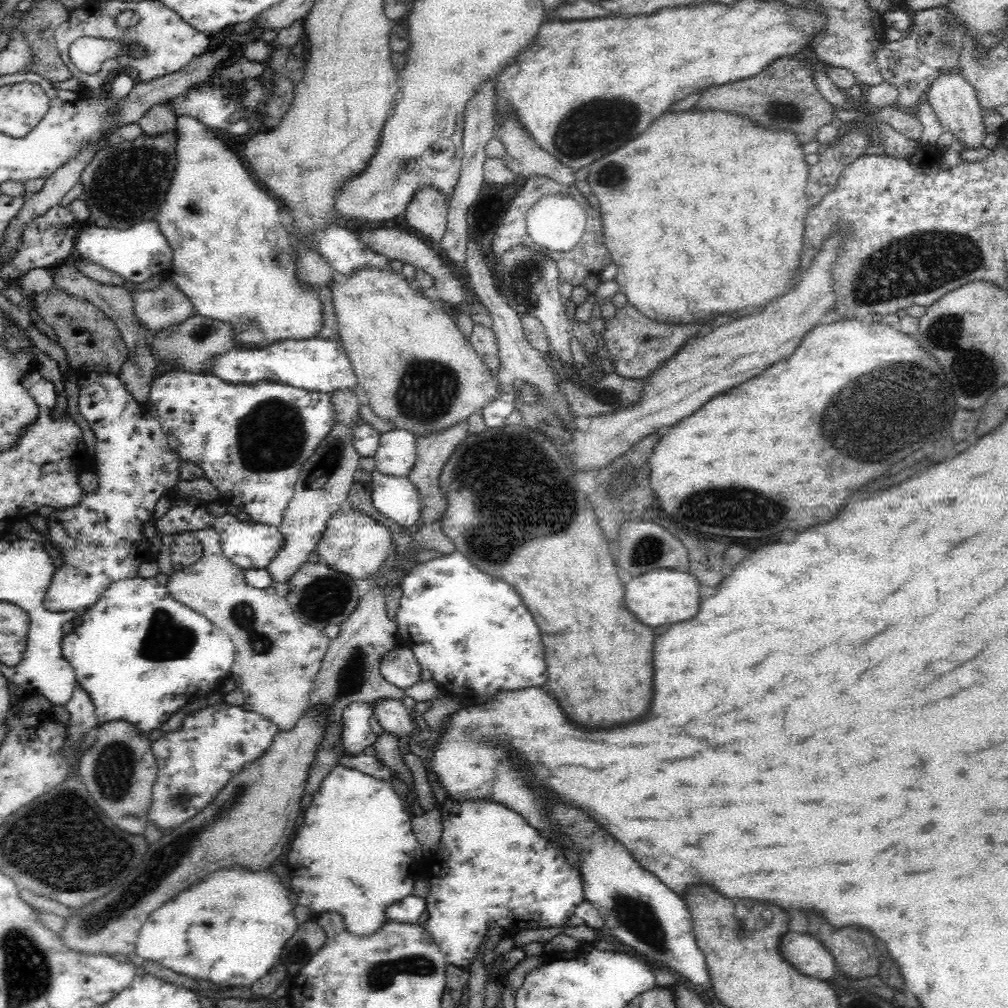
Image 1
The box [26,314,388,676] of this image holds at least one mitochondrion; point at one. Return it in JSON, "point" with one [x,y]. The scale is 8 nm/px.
{"point":[268,438]}

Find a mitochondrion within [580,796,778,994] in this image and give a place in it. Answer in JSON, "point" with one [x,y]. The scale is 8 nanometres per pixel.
{"point":[638,917]}

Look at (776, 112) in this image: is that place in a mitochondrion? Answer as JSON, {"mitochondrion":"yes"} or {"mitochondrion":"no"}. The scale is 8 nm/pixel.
{"mitochondrion":"yes"}

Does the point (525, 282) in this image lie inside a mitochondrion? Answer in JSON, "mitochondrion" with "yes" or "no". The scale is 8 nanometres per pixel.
{"mitochondrion":"yes"}

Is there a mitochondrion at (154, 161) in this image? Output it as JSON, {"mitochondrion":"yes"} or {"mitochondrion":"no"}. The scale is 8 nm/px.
{"mitochondrion":"yes"}

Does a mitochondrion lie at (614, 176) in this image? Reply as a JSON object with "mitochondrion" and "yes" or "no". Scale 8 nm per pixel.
{"mitochondrion":"yes"}

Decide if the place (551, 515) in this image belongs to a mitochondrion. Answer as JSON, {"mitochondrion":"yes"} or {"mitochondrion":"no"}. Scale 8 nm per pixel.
{"mitochondrion":"yes"}

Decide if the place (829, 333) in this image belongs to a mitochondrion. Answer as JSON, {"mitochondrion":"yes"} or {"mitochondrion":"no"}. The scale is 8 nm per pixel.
{"mitochondrion":"no"}

